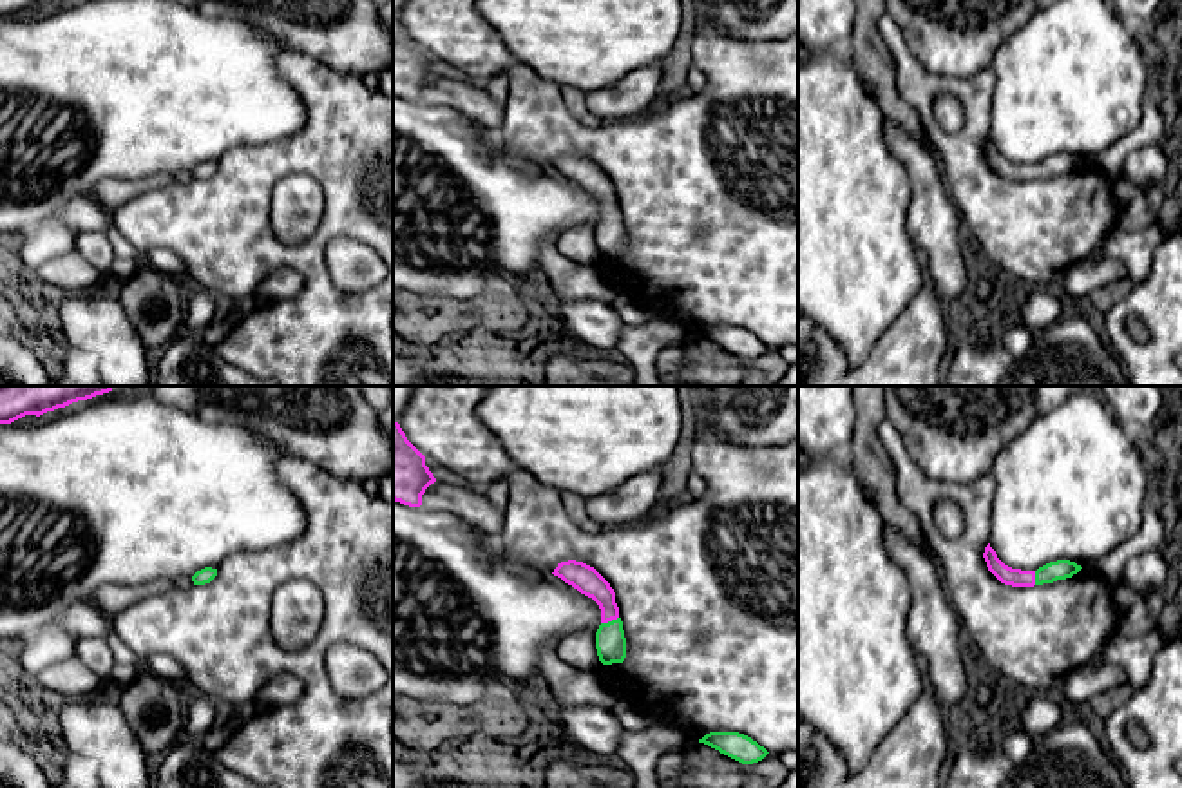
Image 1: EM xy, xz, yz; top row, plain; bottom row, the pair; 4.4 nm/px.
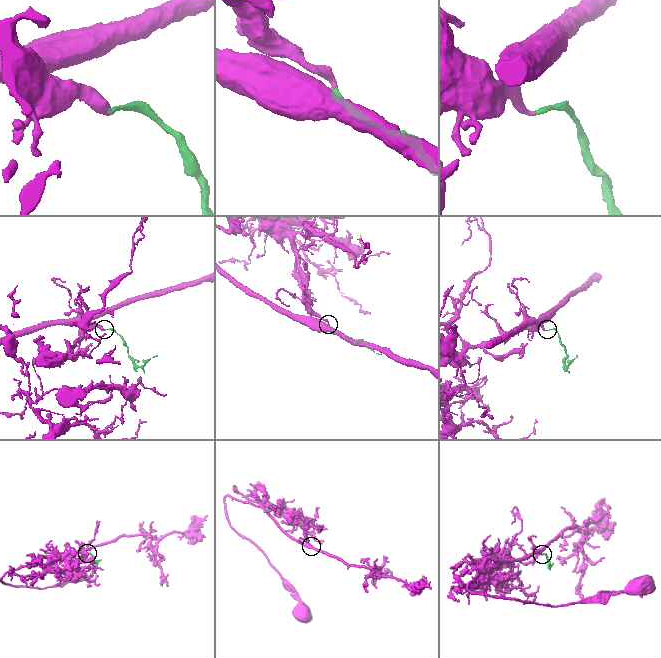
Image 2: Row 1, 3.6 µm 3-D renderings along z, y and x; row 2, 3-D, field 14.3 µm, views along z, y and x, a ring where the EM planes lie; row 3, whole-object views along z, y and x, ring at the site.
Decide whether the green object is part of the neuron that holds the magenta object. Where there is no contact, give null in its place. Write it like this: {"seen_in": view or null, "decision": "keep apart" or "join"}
{"seen_in": "xz", "decision": "join"}

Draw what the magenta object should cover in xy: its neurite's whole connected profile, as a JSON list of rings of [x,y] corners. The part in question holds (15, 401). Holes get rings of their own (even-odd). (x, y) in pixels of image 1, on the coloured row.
[[[0,386],[0,424],[11,424],[25,415],[40,417],[114,388],[118,386]]]

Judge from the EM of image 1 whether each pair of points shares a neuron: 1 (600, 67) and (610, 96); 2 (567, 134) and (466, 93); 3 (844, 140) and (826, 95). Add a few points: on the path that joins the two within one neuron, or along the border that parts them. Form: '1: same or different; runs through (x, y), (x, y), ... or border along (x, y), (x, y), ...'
1: different; border along (645, 66), (634, 67), (614, 82), (587, 93)
2: different; border along (504, 107), (504, 124), (496, 133)
3: same; runs through (833, 129), (826, 122), (826, 105)

